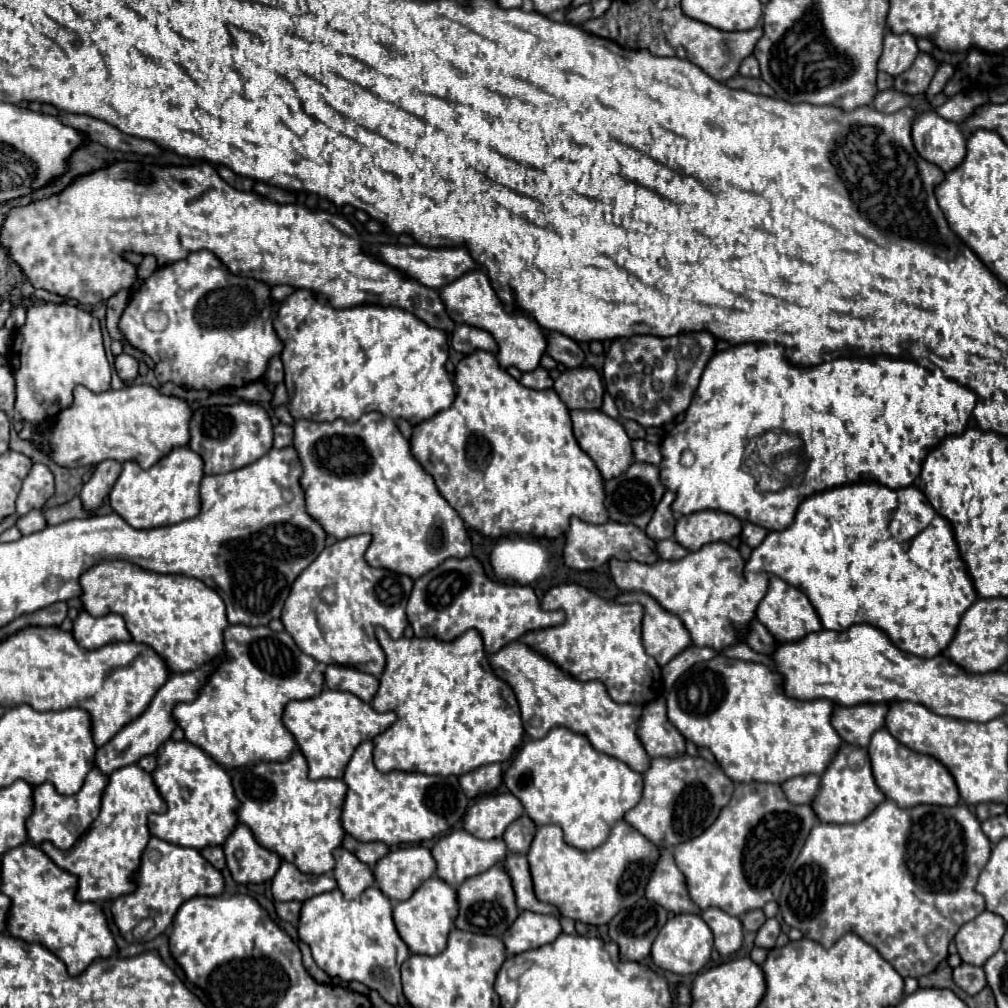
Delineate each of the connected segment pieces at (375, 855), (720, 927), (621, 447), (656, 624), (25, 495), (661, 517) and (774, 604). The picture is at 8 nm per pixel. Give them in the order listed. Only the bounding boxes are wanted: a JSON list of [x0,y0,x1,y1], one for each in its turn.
[[343,834,389,866],[703,908,743,956],[571,410,633,480],[615,592,691,666],[17,464,55,516],[645,490,675,540],[757,576,823,644]]

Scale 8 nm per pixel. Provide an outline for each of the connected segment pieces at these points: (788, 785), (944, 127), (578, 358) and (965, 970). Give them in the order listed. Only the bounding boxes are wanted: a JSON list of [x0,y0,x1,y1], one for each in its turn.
[[783,774,821,804],[913,112,967,172],[547,332,585,368],[953,964,985,994]]

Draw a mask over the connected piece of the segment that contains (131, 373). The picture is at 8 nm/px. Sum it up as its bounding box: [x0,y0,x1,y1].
[115,354,139,384]

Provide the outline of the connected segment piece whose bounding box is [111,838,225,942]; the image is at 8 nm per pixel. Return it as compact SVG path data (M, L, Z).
M151 838L147 844L147 850L141 860L141 868L137 872L137 888L133 894L119 896L113 900L111 912L115 916L115 924L119 926L125 940L133 942L133 928L151 918L153 928L143 936L143 940L153 940L159 934L163 934L177 914L179 906L187 902L193 896L219 896L223 892L223 876L217 868L213 868L195 848L175 846L171 842L165 842L161 838Z

